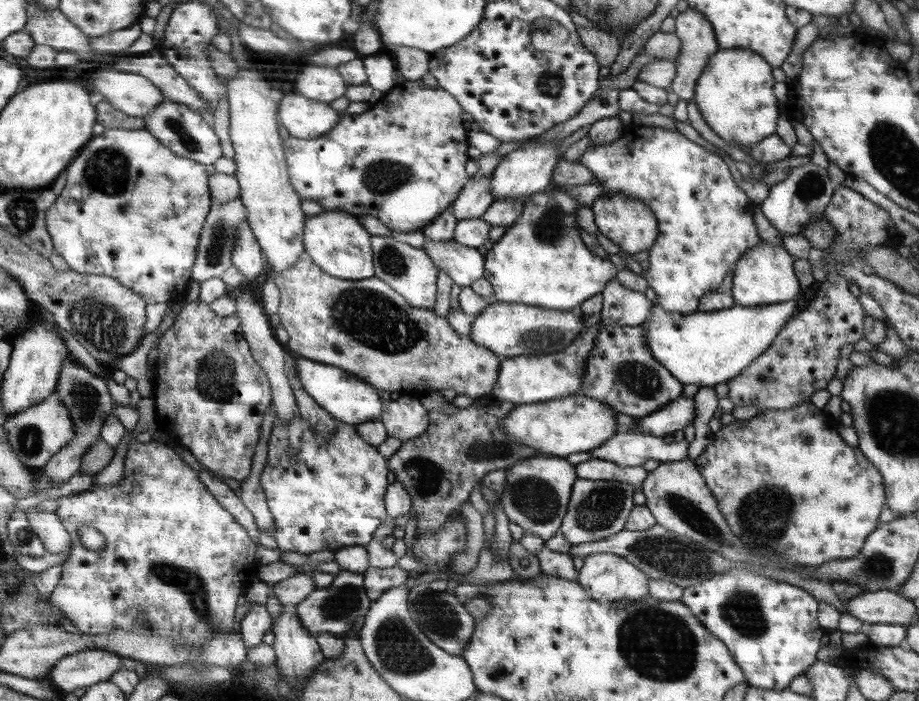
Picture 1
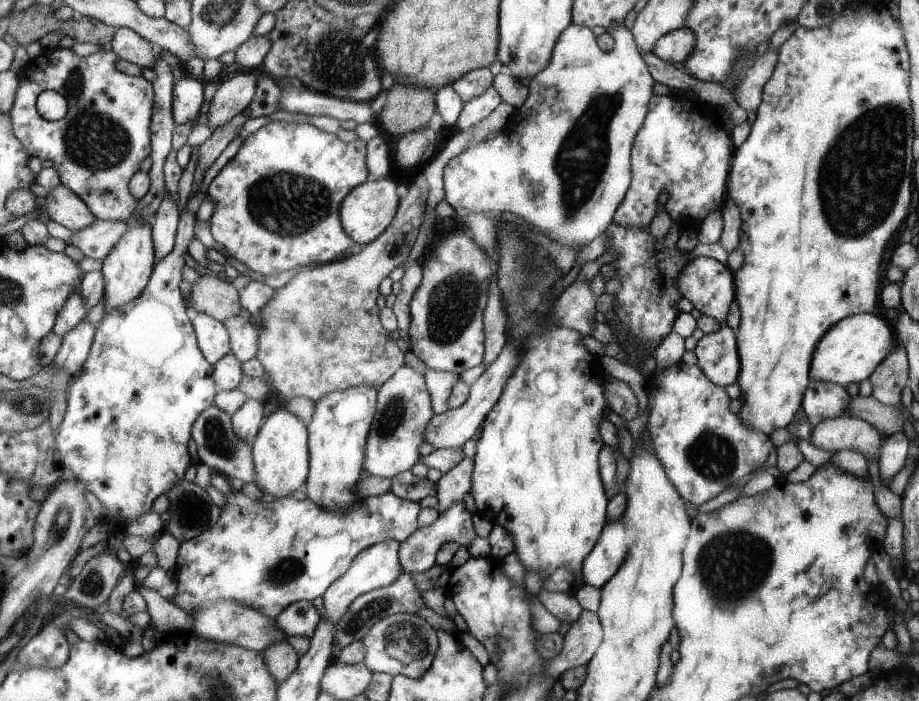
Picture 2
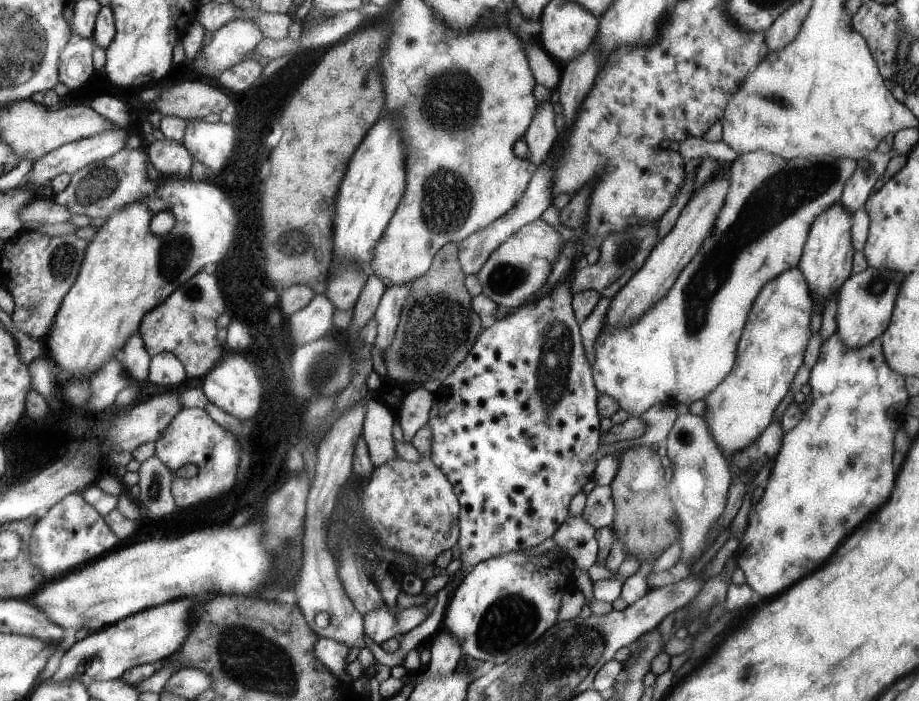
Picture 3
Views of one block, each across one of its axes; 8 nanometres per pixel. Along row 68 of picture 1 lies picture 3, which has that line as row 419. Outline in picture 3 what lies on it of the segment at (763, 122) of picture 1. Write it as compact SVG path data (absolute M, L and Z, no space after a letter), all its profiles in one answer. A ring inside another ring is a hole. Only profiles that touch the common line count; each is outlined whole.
M798 267L790 268L777 278L766 282L757 300L754 300L753 308L750 308L749 321L745 325L737 347L738 368L734 368L734 372L730 372L730 376L726 376L726 379L718 384L714 391L705 397L704 418L709 422L710 432L713 433L714 440L722 448L728 462L736 452L754 444L758 436L769 428L776 406L788 394L794 374L802 366L804 350L812 334L810 316L812 316L812 298L810 298L809 284L806 284L806 277L802 276Z

